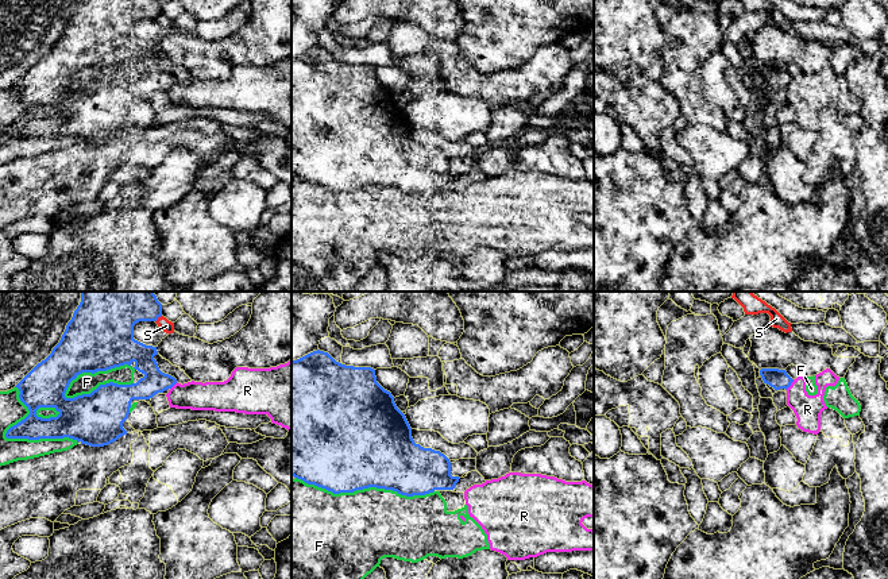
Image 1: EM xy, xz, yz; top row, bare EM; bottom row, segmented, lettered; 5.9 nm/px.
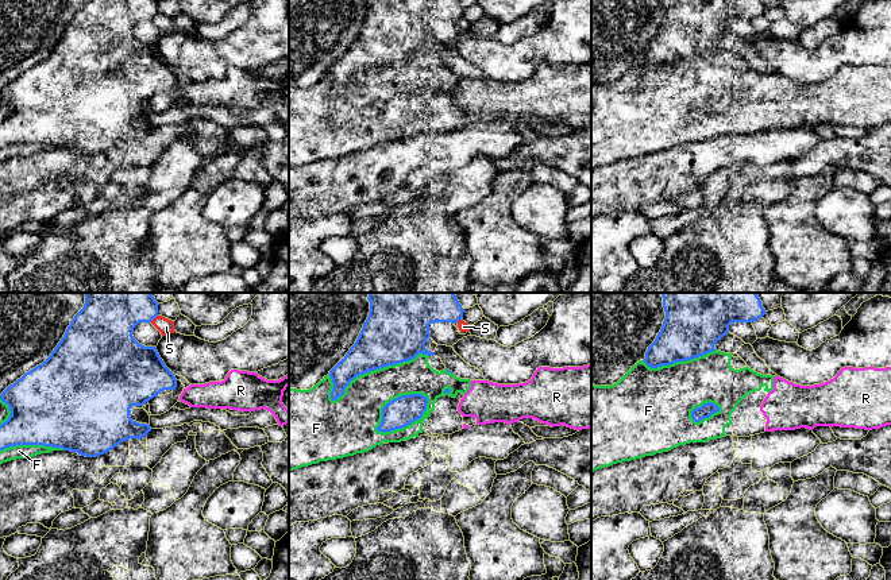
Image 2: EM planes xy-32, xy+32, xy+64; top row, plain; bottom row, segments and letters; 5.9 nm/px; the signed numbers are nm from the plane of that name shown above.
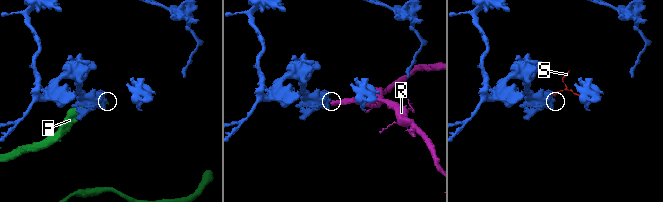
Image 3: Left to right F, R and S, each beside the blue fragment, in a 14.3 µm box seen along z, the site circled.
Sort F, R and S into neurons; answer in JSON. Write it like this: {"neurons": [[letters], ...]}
{"neurons": [["F", "R"], ["S"]]}

